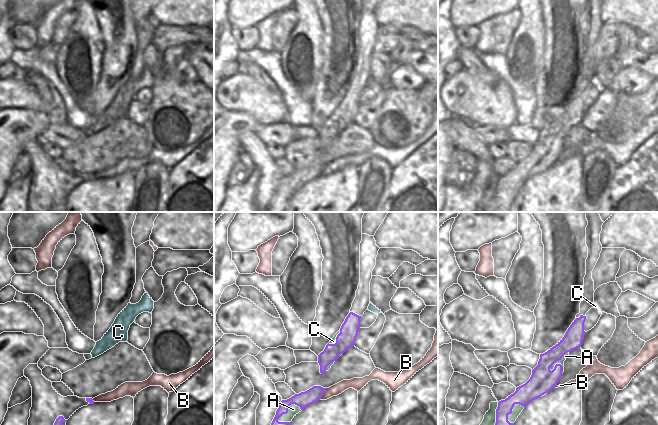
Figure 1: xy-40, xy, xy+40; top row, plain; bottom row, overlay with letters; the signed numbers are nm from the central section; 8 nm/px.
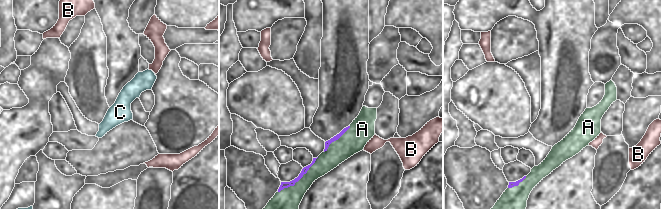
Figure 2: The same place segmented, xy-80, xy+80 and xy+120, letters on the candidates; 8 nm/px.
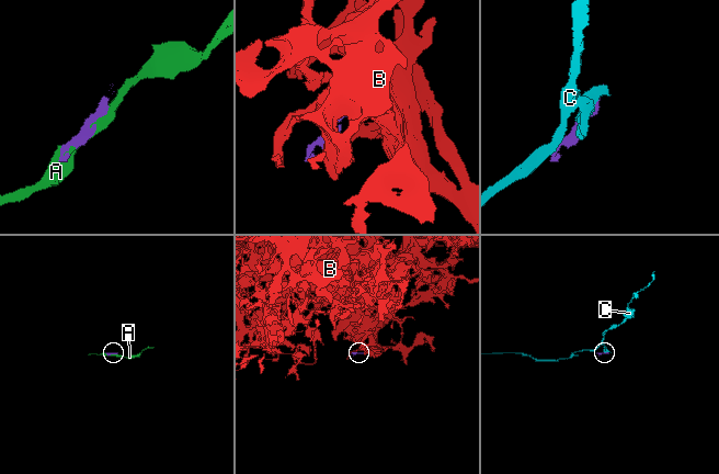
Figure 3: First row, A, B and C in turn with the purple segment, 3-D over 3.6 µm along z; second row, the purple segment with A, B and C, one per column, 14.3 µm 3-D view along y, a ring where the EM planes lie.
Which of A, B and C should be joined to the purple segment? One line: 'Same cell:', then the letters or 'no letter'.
Same cell: no letter

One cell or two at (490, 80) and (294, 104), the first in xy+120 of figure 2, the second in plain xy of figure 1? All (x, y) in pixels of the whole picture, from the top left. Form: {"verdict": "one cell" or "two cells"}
{"verdict": "two cells"}

